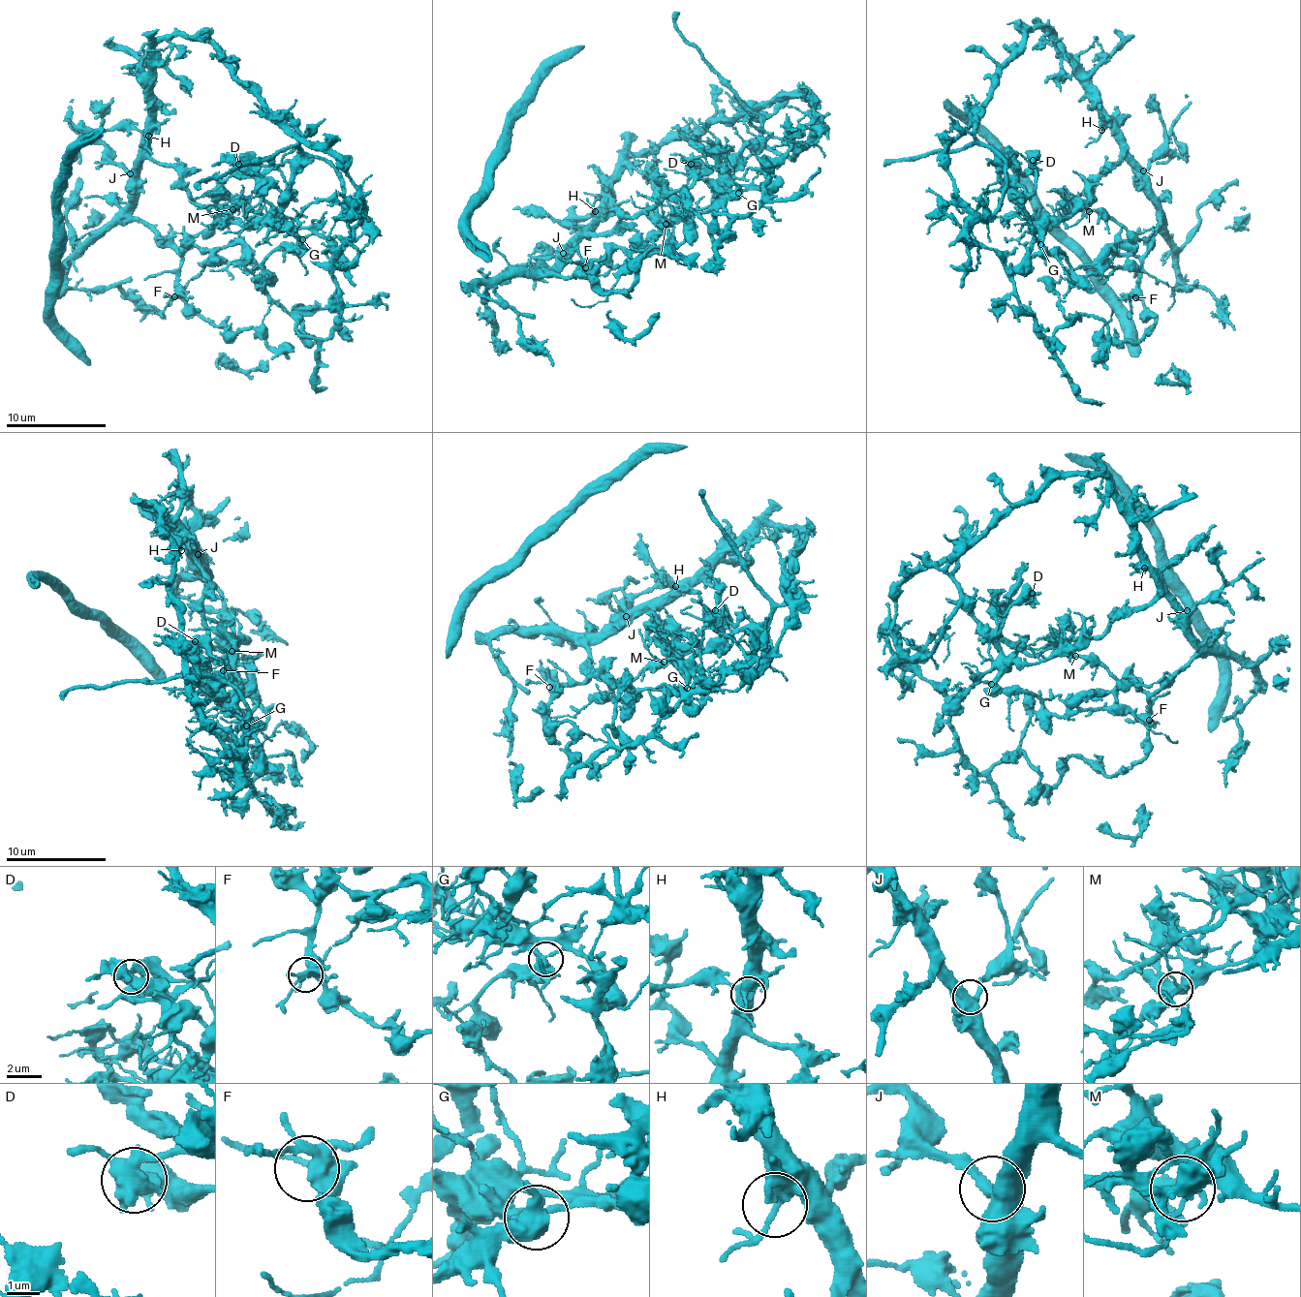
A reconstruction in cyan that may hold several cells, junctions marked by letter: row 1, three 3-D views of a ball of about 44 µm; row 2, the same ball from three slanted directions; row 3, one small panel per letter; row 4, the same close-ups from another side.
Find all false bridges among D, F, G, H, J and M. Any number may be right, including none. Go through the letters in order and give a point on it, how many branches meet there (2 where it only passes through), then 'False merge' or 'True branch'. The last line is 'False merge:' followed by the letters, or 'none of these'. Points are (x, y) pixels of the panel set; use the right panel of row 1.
D: Place: (1033, 160). Branches: 2. False merge
F: Place: (1135, 297). Branches: 7. True branch
G: Place: (1040, 244). Branches: 3. True branch
H: Place: (1101, 130). Branches: 2. True branch
J: Place: (1143, 170). Branches: 2. True branch
M: Place: (1089, 211). Branches: 3. True branch
False merge: D

